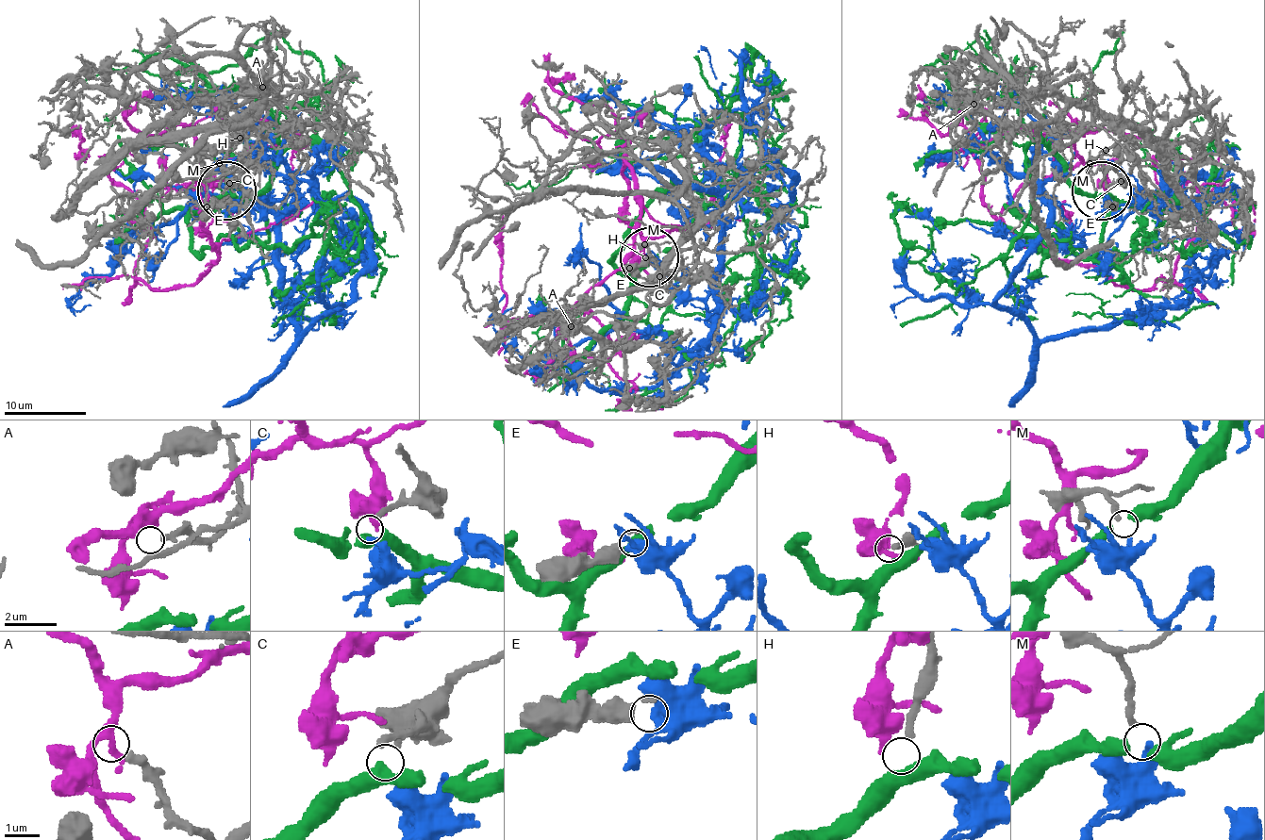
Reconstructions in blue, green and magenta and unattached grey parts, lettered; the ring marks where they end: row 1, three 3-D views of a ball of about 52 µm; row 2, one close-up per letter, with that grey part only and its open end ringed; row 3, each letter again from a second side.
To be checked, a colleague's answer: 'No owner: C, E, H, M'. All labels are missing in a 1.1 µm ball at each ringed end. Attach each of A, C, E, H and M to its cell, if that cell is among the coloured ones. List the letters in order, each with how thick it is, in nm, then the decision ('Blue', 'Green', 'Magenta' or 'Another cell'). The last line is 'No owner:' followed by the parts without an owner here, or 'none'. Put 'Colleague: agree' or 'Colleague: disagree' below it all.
A: Thickness 170 nm. Another cell
C: Thickness 200 nm. Another cell
E: Thickness 360 nm. Another cell
H: Thickness 200 nm. Another cell
M: Thickness 170 nm. Green
No owner: A, C, E, H
Colleague: disagree

